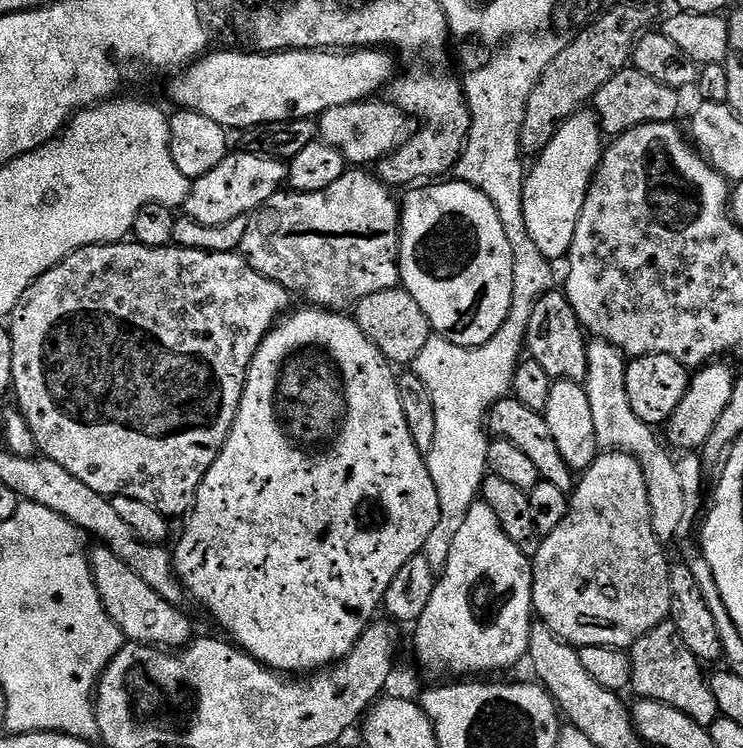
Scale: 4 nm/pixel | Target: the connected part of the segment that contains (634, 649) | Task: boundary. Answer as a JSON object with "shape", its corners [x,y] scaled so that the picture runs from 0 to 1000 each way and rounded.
{"shape":[[[902,832],[880,837],[864,853],[859,853],[848,868],[851,880],[849,924],[856,924],[860,933],[880,933],[886,939],[896,939],[896,944],[907,944],[907,949],[918,949],[934,965],[946,973],[957,975],[958,968],[969,957],[969,945],[958,926],[954,905],[948,904],[943,878],[923,869],[923,858],[918,858],[918,848]]]}

